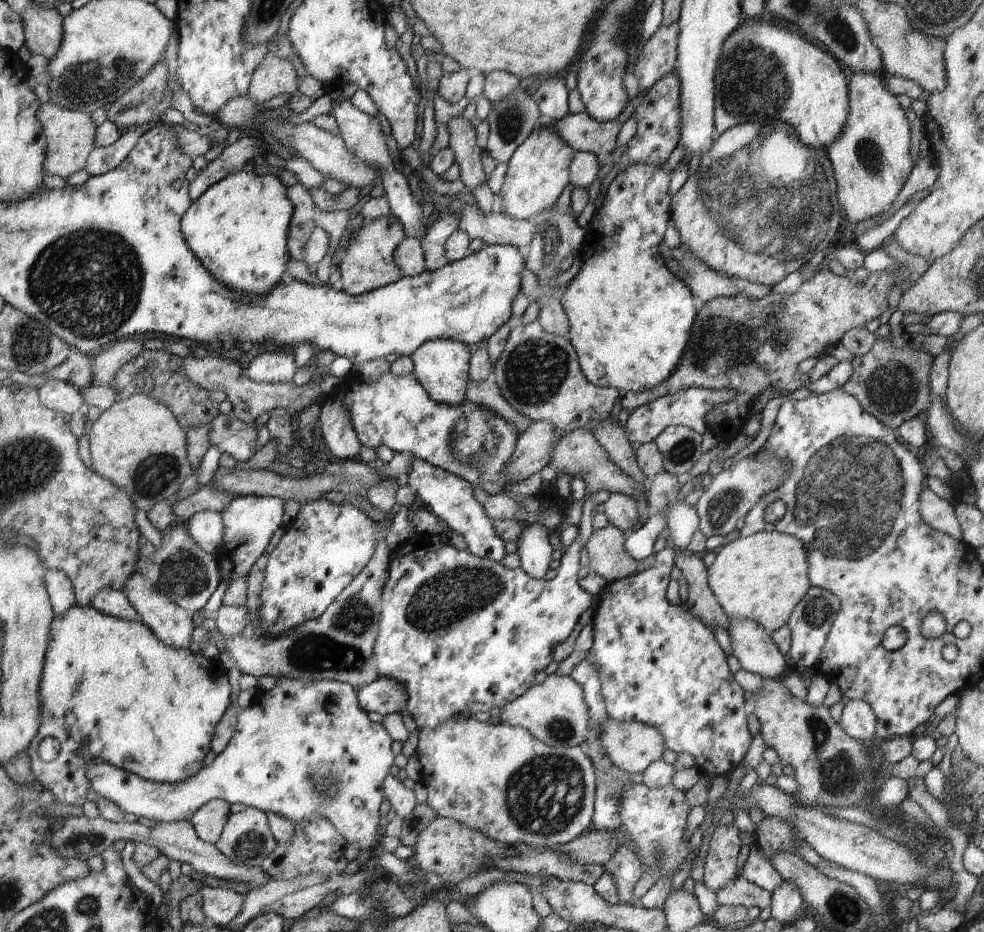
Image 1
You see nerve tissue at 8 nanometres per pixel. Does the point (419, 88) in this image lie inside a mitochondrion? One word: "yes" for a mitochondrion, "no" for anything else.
no

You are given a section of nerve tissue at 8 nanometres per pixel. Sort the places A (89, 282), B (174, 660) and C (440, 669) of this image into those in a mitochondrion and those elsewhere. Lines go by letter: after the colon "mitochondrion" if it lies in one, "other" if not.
A: mitochondrion
B: other
C: other

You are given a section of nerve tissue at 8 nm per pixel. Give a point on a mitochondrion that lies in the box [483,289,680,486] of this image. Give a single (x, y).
(536, 370)

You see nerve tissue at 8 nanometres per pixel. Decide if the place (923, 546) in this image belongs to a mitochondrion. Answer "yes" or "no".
no

